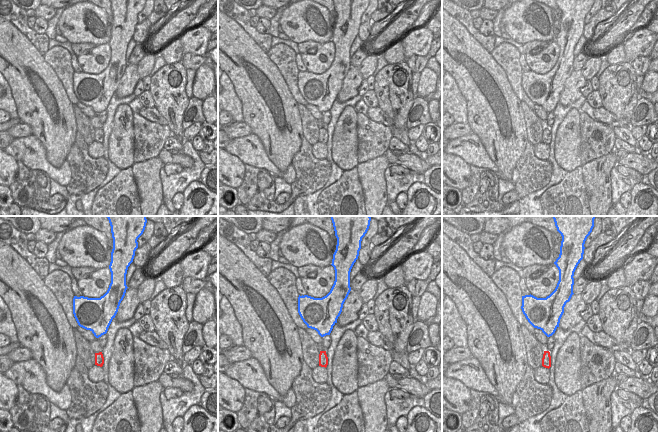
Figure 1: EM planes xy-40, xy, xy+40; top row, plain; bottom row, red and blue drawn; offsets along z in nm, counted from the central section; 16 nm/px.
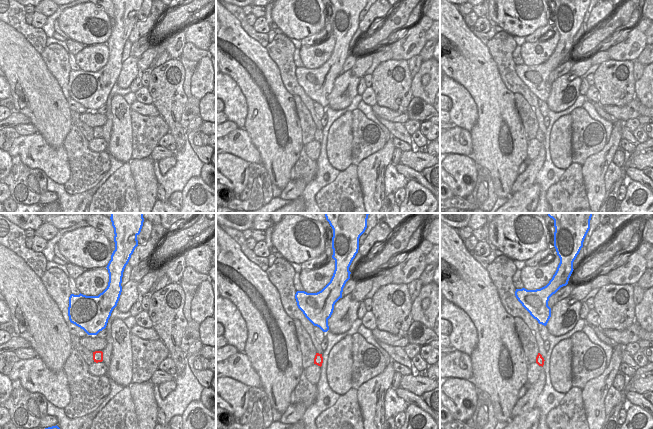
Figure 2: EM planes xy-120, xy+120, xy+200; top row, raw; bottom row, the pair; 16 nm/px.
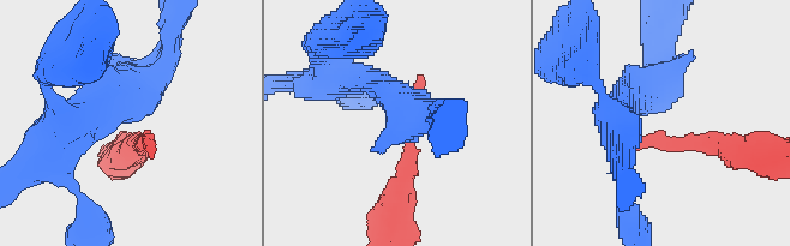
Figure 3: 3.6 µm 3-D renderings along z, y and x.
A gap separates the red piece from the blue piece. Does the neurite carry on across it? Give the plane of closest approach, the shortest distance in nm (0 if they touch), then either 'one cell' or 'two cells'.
nearest in xy; 240 nm apart; two cells

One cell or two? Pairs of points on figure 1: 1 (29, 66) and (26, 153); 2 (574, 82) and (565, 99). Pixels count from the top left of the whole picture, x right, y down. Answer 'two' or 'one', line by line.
1: two
2: one

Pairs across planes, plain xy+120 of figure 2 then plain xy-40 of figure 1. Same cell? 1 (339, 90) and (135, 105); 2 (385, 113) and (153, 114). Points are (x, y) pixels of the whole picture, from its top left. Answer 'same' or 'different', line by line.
1: different
2: same

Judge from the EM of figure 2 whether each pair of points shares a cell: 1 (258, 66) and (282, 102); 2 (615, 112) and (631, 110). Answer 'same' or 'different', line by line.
1: same
2: same

